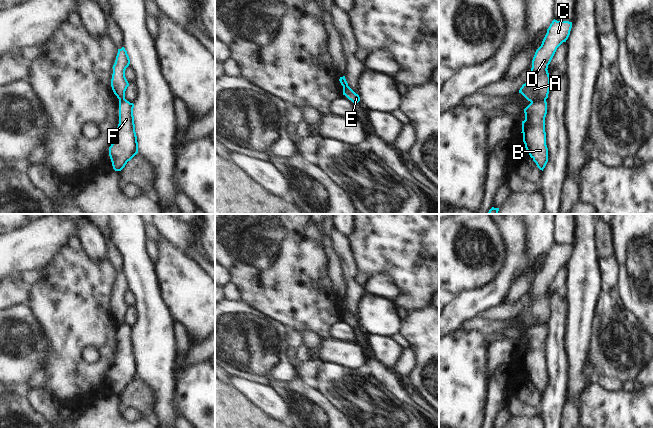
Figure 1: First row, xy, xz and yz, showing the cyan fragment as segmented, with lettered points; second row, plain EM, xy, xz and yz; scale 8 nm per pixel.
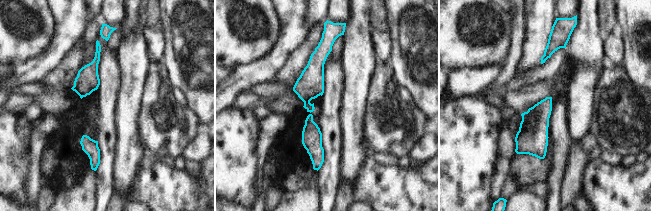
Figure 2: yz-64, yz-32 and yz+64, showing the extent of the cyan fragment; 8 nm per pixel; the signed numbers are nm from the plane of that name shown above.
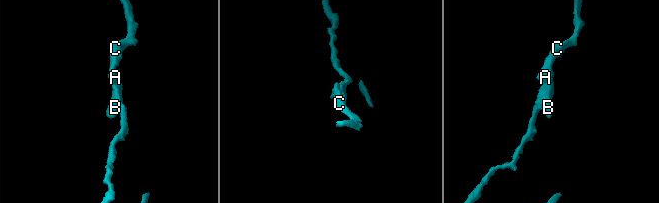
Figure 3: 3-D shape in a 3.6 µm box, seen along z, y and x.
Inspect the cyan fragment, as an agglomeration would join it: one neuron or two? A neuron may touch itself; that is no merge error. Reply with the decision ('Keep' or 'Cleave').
Cleave.

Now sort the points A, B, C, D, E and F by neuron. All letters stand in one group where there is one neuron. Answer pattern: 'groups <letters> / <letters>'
groups A C D / B E F

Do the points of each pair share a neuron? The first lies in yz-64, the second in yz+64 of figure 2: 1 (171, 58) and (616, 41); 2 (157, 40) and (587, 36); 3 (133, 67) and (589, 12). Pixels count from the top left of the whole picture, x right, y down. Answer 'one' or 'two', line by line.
1: two
2: two
3: one

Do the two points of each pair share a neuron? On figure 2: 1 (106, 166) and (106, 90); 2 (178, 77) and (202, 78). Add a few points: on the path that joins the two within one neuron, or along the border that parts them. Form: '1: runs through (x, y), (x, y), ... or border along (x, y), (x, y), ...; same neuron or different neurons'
1: runs through (106, 147), (103, 134), (106, 130), (106, 109); same neuron
2: runs through (184, 77), (196, 77); same neuron

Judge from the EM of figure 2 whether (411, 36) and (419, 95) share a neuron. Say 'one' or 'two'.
one

